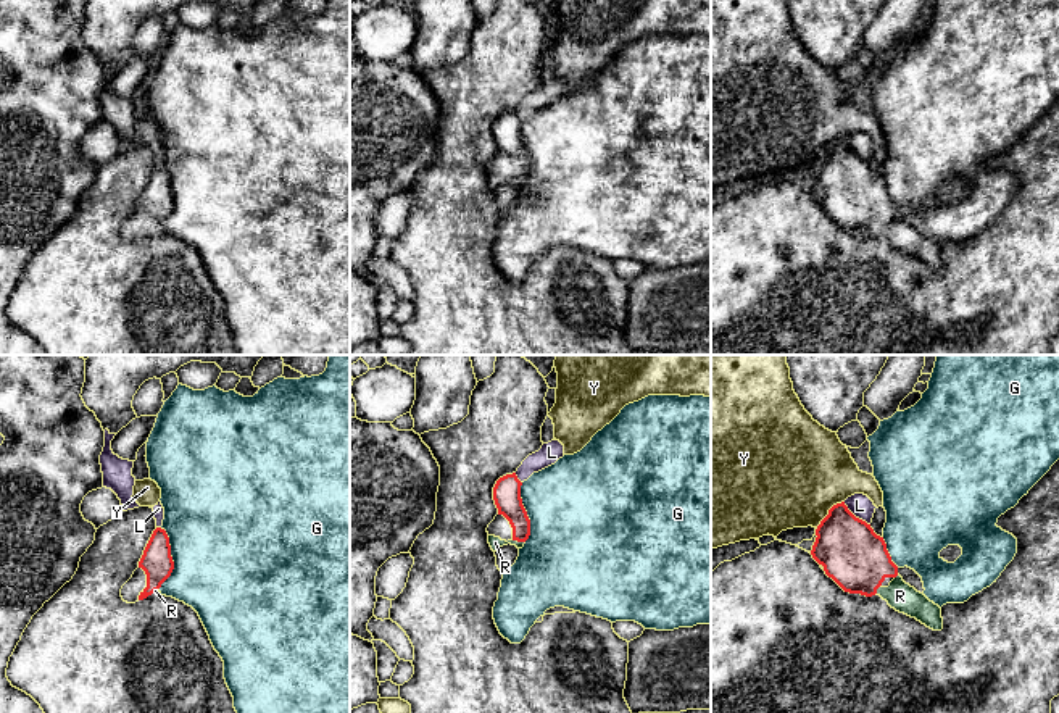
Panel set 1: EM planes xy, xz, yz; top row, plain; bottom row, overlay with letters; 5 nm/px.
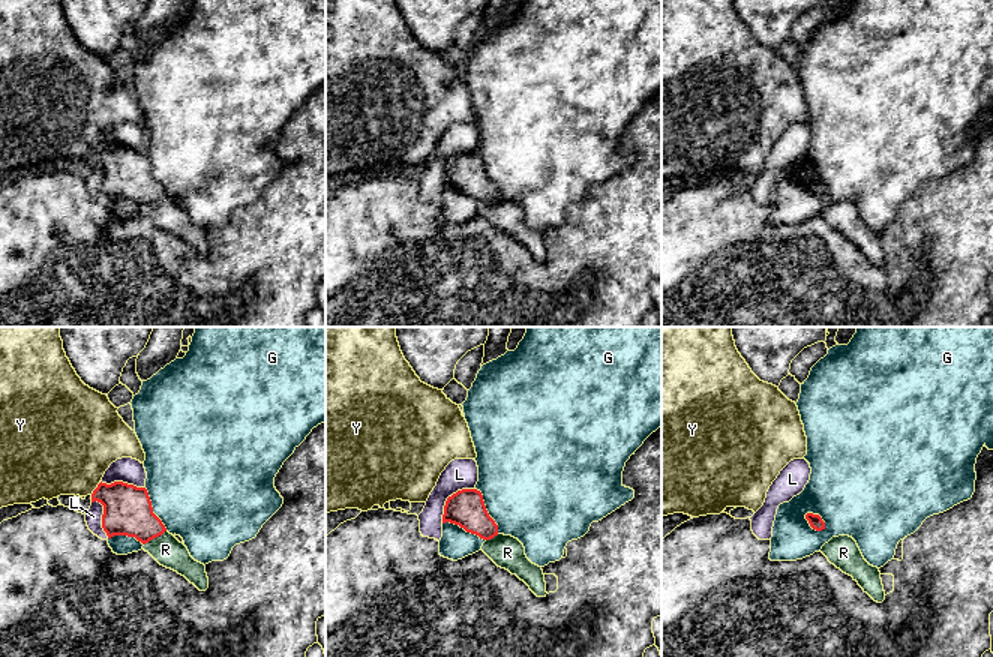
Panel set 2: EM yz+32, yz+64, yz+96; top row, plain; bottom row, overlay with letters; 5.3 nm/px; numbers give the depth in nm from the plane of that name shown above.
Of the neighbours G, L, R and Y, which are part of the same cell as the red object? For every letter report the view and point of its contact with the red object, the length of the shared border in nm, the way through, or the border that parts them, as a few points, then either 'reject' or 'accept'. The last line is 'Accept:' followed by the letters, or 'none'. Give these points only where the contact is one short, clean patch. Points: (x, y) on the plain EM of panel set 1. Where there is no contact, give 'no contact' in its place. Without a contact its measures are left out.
G: meets red in xy at (171, 197); contact 320 nm long; border along xy (163, 166), (168, 176), (173, 210), (157, 228); reject
L: meets red in yz at (855, 155); contact 180 nm long; reject
R: meets red in xz at (519, 179); contact 70 nm long; runs through xz (506, 131), (519, 160), (519, 179), (495, 181); accept
Y: meets red in yz at (829, 150); contact 190 nm long; reject
Accept: R

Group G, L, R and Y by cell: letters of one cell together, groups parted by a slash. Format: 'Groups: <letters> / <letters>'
Groups: G / L / R / Y

